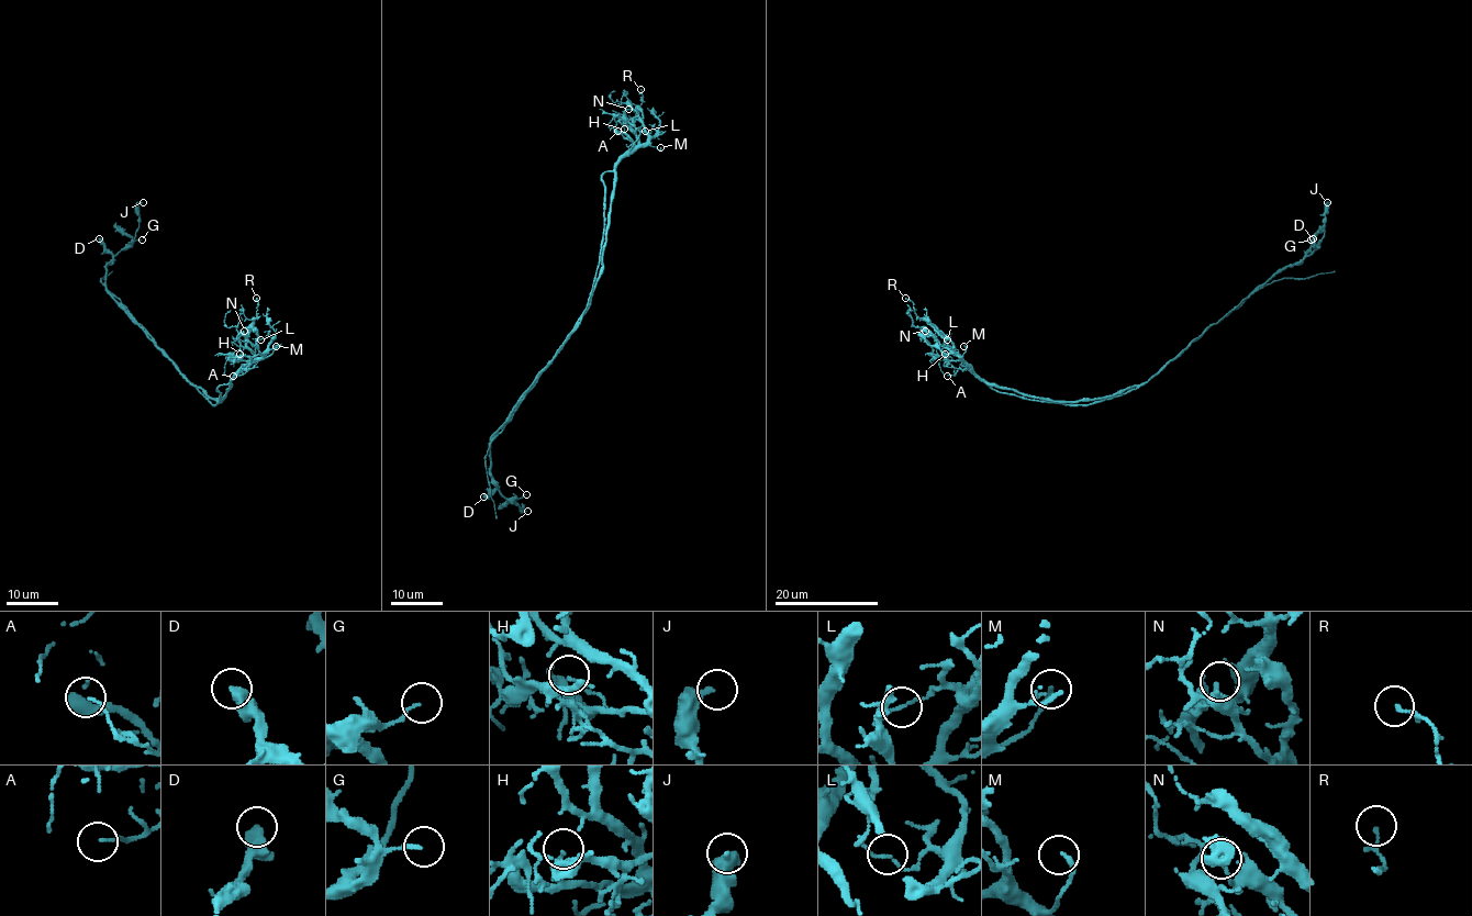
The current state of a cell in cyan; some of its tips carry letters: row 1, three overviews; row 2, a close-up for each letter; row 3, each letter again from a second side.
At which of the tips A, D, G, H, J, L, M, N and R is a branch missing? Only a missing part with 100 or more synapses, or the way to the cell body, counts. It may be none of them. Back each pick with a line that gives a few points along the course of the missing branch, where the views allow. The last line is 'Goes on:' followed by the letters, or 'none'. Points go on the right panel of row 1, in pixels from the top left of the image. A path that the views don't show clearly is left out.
Goes on: none

